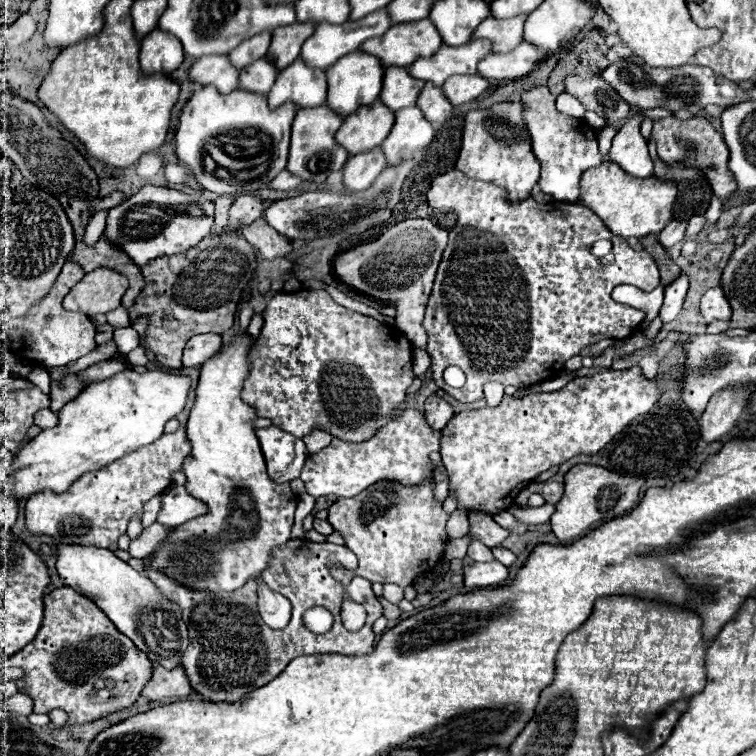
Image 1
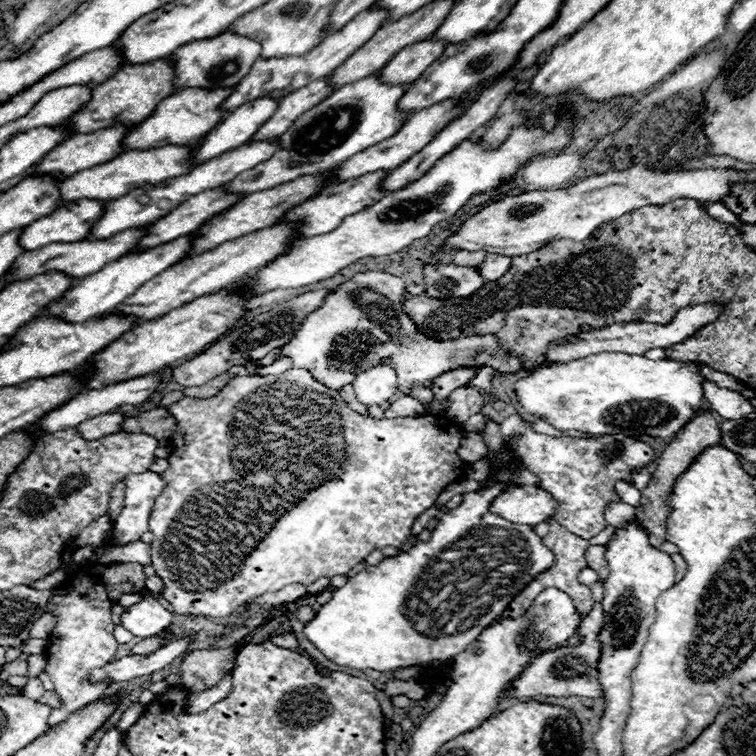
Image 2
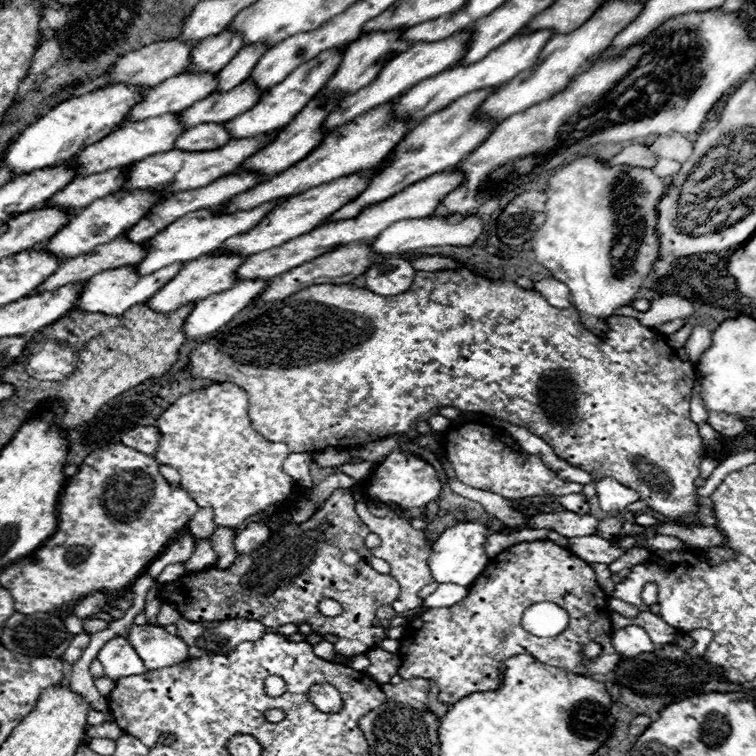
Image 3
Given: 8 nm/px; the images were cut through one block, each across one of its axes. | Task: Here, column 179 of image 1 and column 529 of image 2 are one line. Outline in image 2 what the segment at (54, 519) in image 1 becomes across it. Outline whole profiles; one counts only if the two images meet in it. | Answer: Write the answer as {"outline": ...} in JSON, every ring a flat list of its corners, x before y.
{"outline":[[512,414,508,416,502,424,502,434,504,434,504,440,510,442,514,454,520,458,522,466,526,470,530,470,532,474,538,476,538,486,542,490,546,490,556,502,558,502,558,508,554,512,554,520,558,524,562,524,568,532,580,536,580,538,586,538,590,540,592,536,600,534,608,522,604,518,604,510,608,504,612,502,620,502,618,494,616,494,616,482,624,480,628,484,632,484,632,474,634,470,642,470,644,466,648,466,652,460,654,460,654,450,640,442,640,440,634,440,634,438,616,438,616,434,602,434,602,436,596,436,596,438,574,438,574,436,546,436,546,434,538,434,538,432,532,432,518,414]]}

